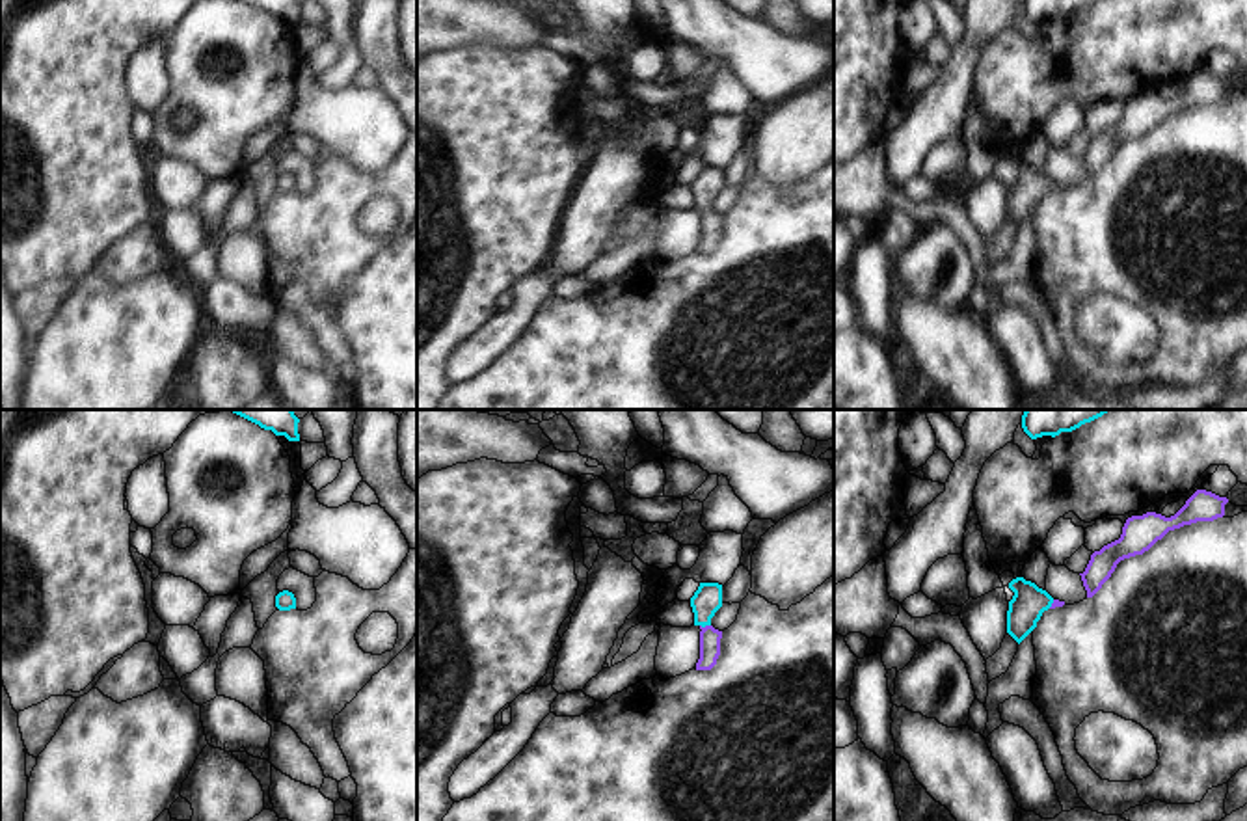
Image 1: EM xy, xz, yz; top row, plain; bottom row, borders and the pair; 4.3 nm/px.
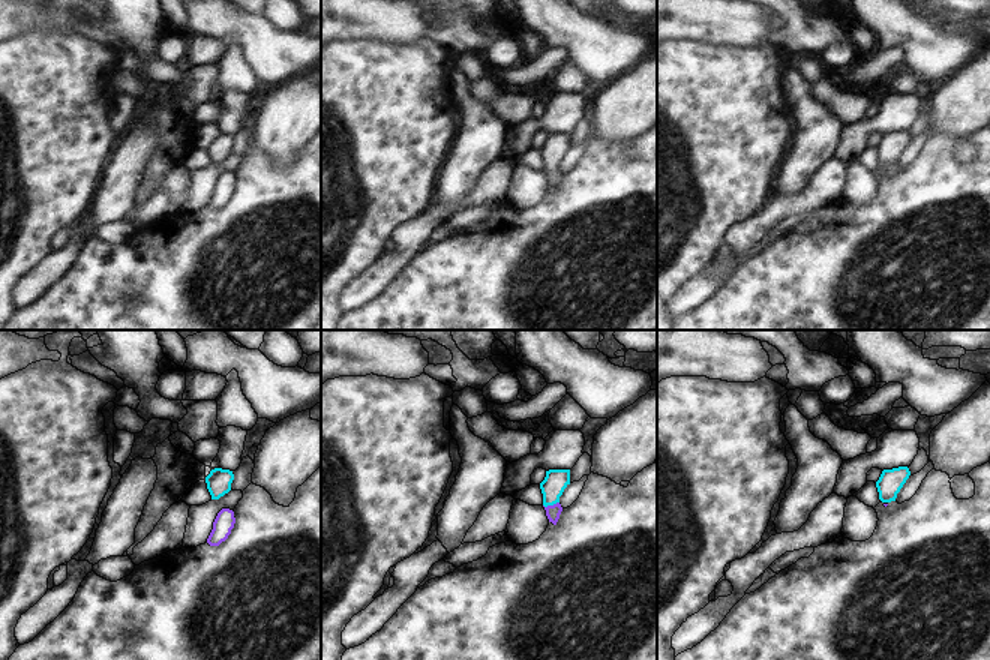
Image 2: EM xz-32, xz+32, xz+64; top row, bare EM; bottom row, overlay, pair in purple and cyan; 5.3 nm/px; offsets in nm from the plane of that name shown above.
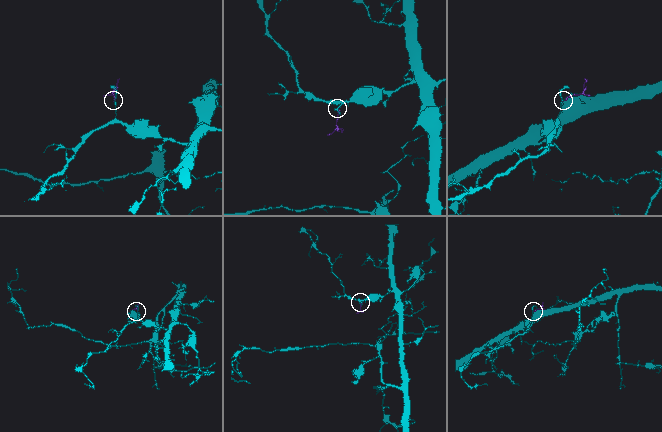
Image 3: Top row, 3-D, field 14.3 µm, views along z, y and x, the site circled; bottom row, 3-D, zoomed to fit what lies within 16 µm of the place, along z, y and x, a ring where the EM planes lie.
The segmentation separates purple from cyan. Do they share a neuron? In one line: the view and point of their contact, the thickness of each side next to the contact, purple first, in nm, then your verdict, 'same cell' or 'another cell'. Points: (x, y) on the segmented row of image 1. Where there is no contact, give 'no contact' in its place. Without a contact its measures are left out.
xz (706, 626) | 100/120 nm | same cell

